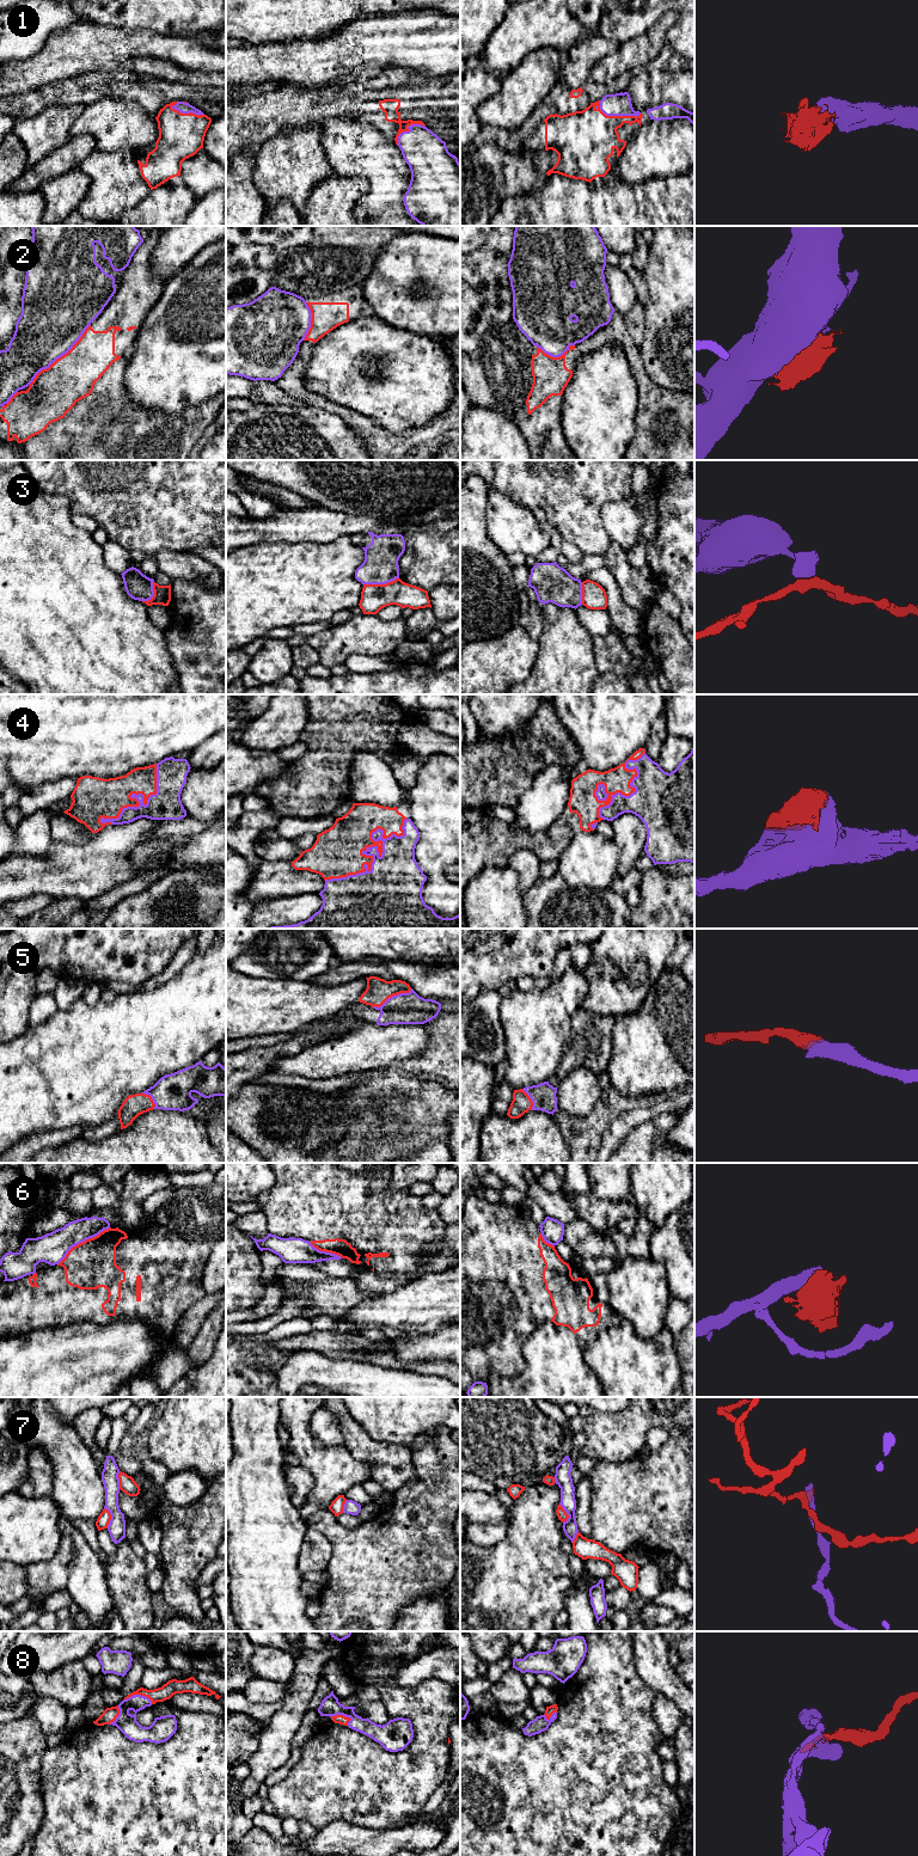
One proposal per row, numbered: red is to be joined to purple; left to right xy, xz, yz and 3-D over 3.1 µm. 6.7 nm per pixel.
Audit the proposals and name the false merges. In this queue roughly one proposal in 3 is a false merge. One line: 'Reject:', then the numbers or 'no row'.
Reject: 3, 6, 7

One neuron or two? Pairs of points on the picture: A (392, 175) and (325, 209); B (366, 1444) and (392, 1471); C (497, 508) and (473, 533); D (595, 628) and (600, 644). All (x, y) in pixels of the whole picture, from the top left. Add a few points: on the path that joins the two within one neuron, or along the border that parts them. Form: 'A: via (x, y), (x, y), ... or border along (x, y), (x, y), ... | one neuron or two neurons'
A: border along (340, 175), (357, 177), (366, 188) | two neurons
B: via (373, 1451), (386, 1464) | one neuron
C: border along (488, 492), (487, 534), (497, 546) | two neurons
D: border along (610, 631), (604, 635), (593, 636) | two neurons

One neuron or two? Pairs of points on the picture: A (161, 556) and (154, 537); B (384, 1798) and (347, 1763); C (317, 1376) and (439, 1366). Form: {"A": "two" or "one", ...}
{"A": "two", "B": "one", "C": "two"}

